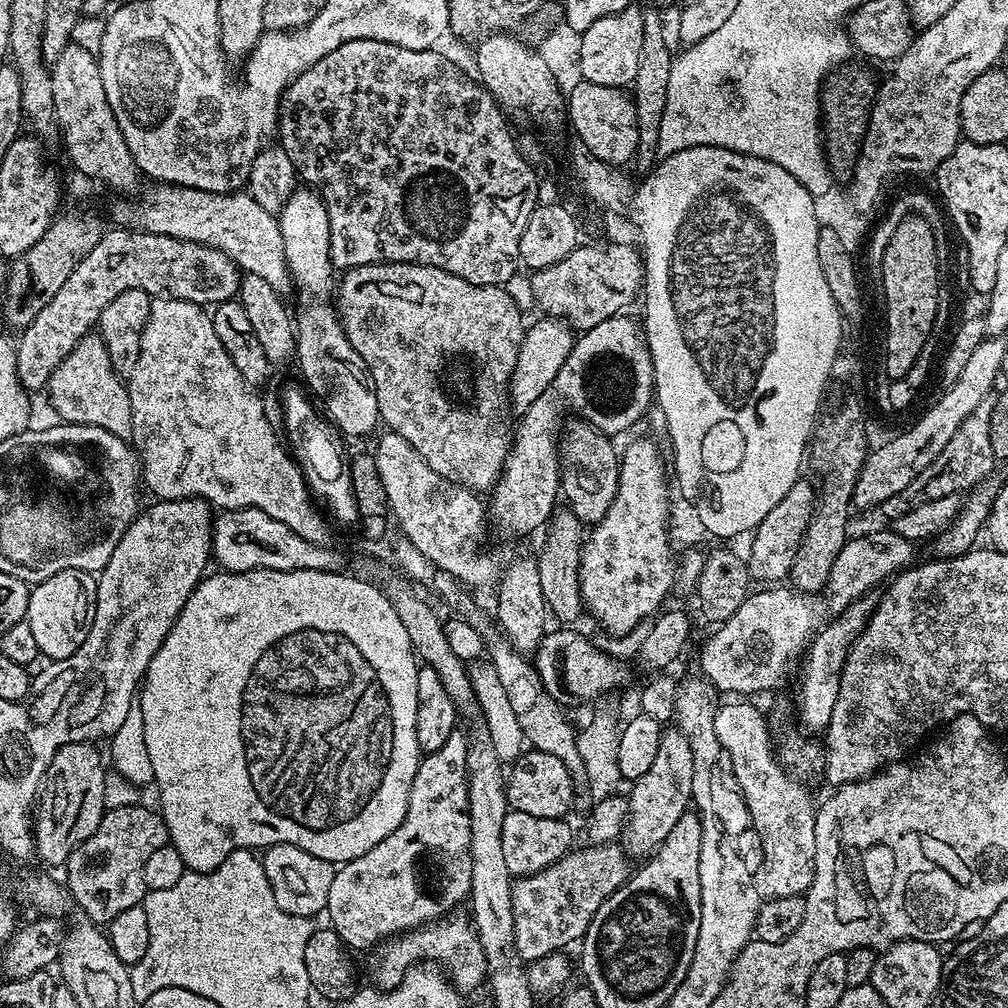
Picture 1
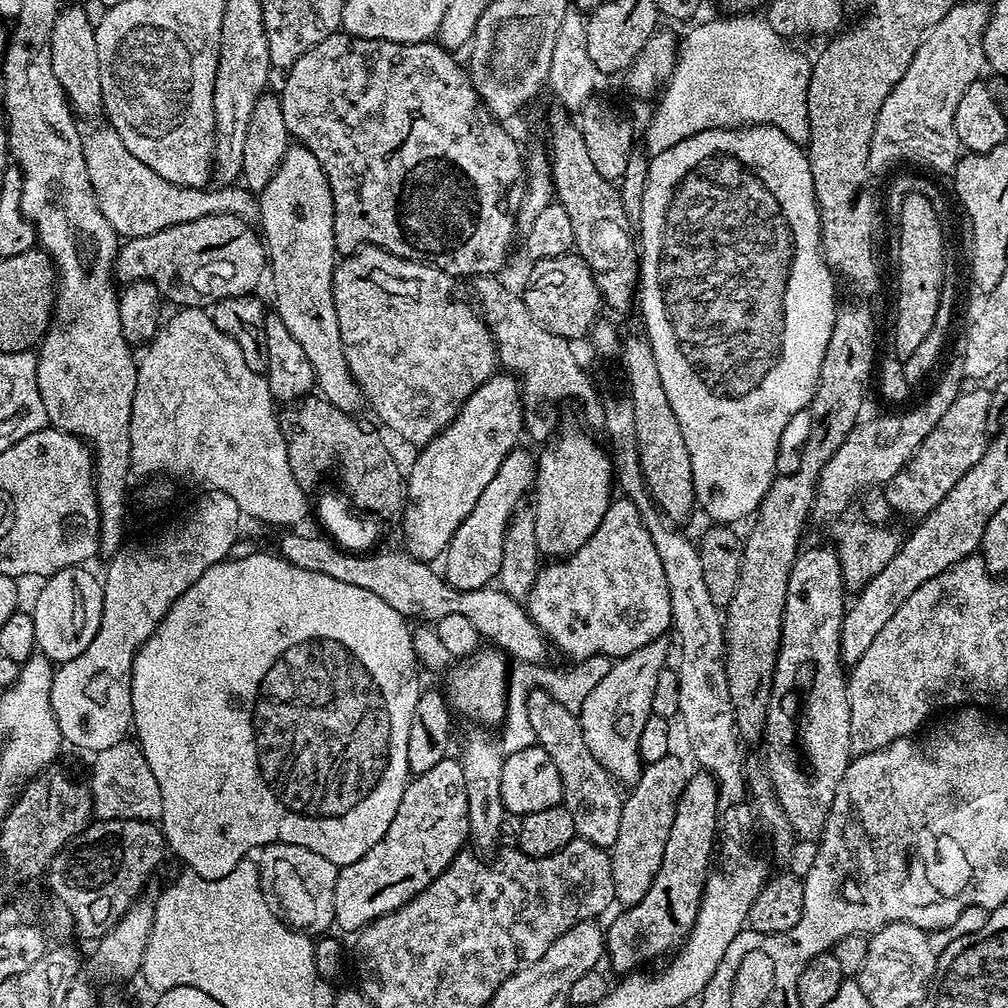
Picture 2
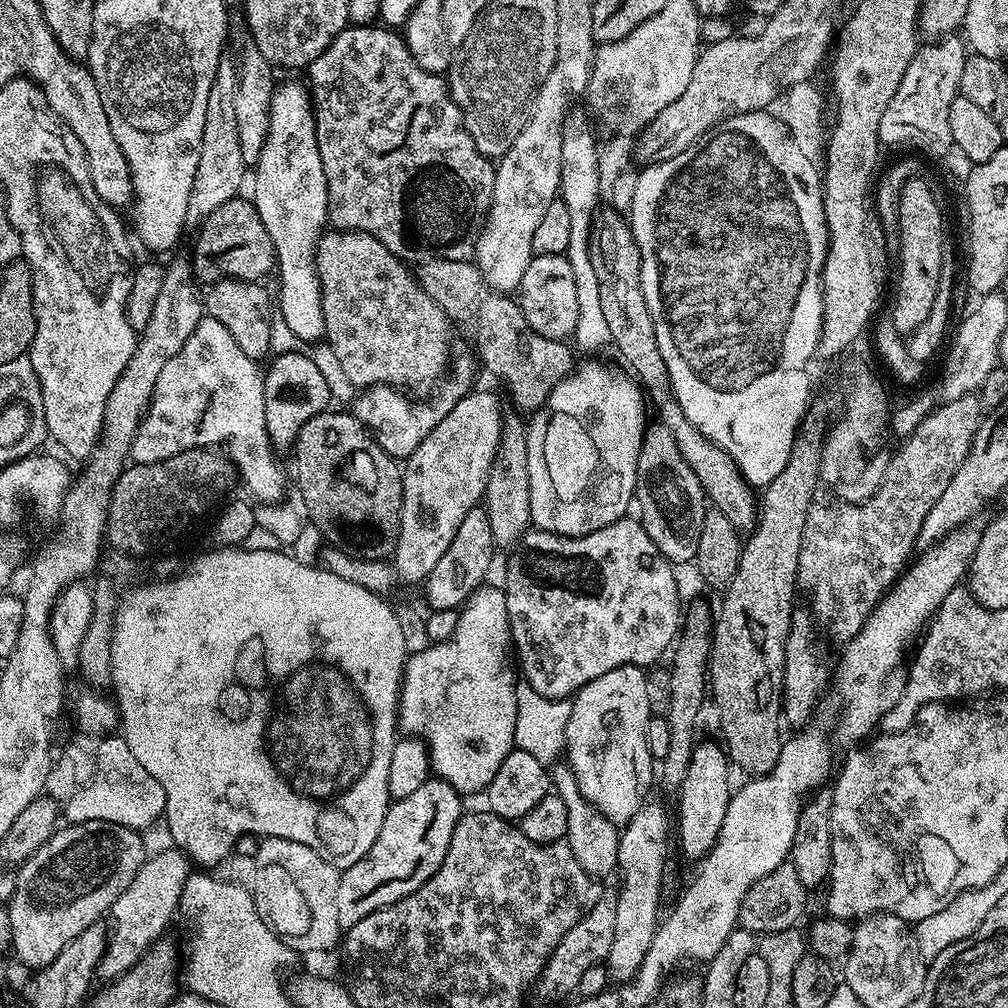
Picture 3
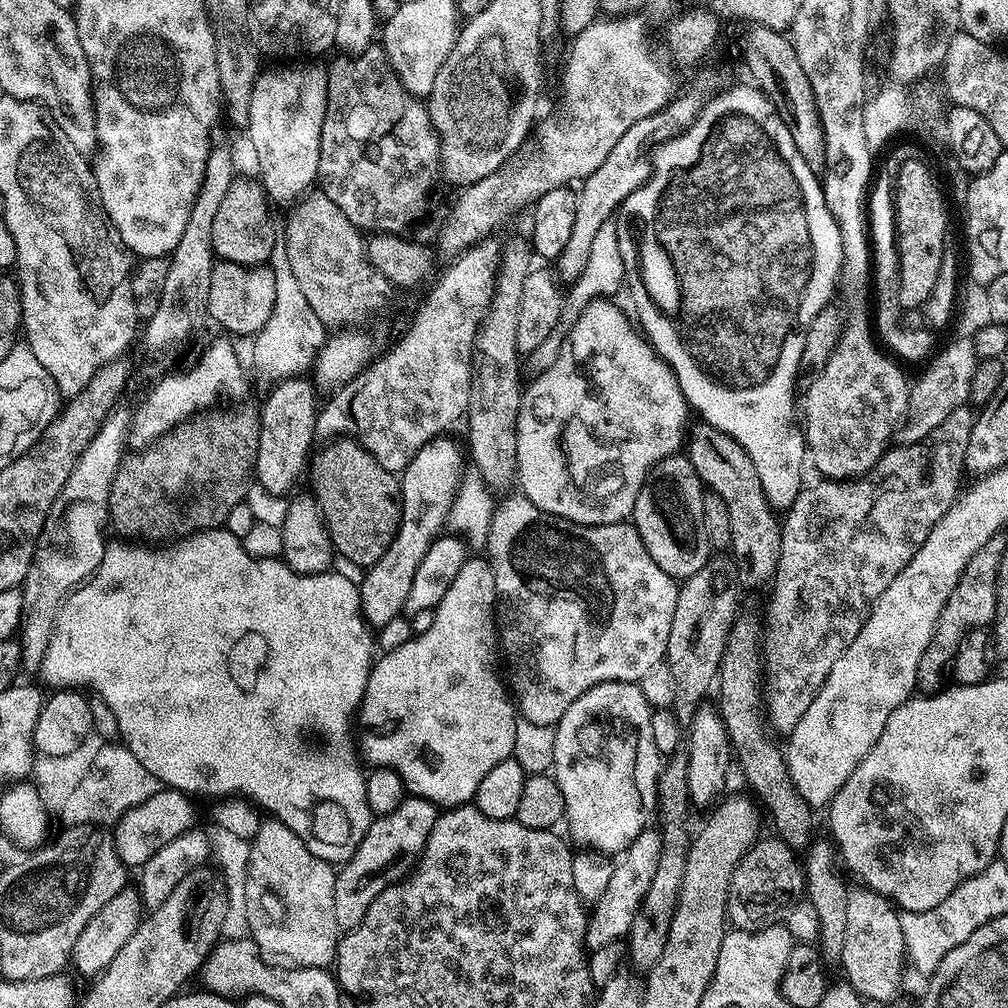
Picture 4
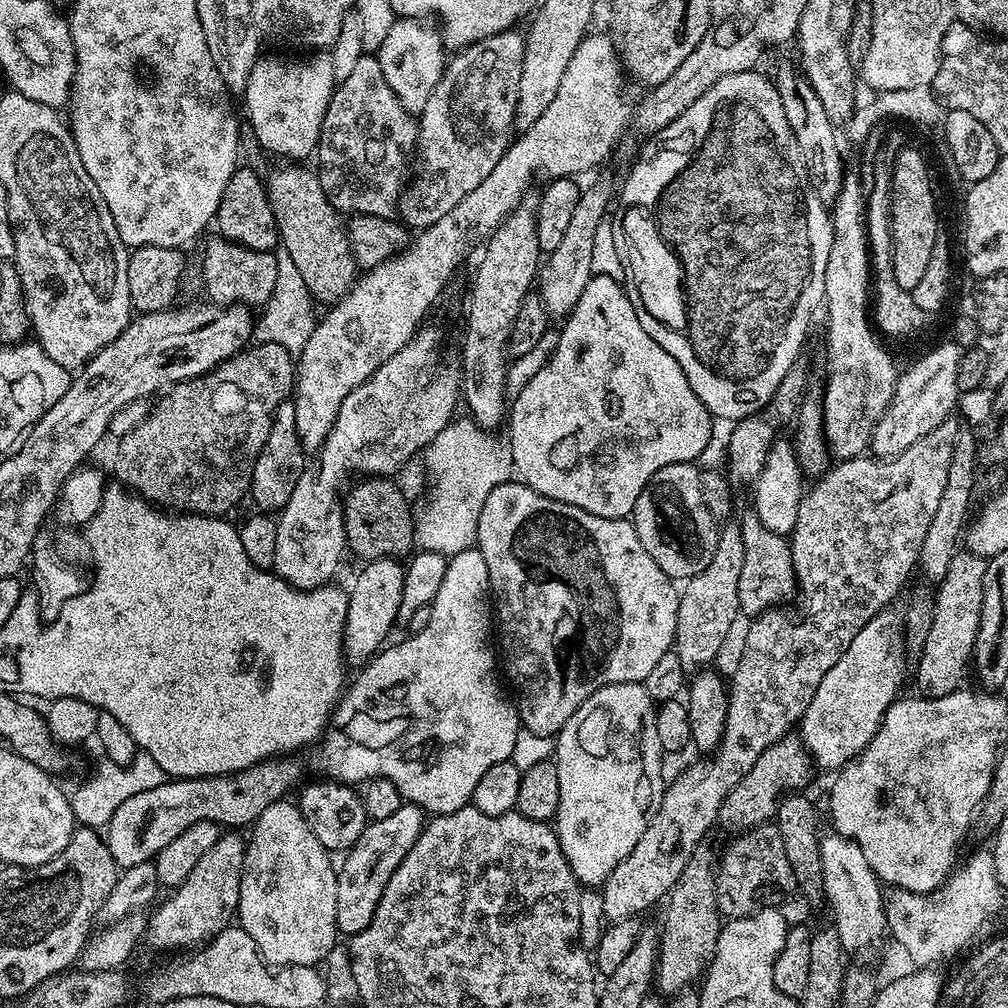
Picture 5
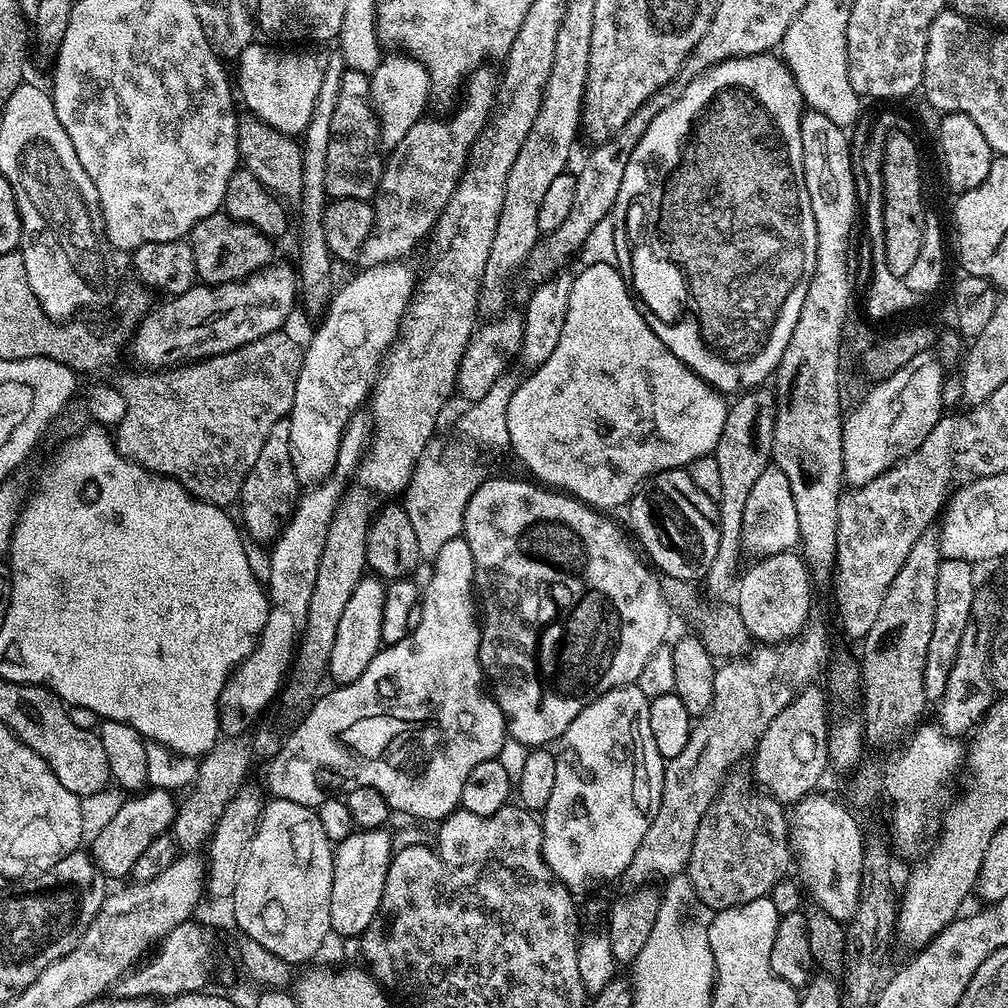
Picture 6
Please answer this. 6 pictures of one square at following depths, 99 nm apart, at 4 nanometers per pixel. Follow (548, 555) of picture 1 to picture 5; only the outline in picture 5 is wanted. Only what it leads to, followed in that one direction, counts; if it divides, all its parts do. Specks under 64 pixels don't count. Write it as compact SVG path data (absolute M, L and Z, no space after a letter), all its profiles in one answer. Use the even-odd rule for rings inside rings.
M593 274L590 282L586 282L577 305L563 321L563 324L565 323L564 329L559 329L557 346L553 350L552 356L542 366L542 370L539 370L538 374L530 379L526 388L518 394L516 399L511 401L506 428L508 424L508 432L512 435L510 445L515 475L528 487L546 498L576 506L590 514L598 514L602 518L622 520L631 517L632 507L638 502L638 494L642 494L646 482L650 482L650 478L654 474L658 474L658 470L662 470L662 466L699 461L699 456L707 450L708 443L712 440L714 417L698 398L698 394L694 394L690 382L686 382L686 374L682 374L682 366L678 366L678 362L674 362L674 358L670 354L666 354L666 350L662 350L662 346L652 337L652 333L647 327L644 329L643 322L636 317L638 308L633 297L631 295L628 297L620 289L619 282L612 276L614 275Z

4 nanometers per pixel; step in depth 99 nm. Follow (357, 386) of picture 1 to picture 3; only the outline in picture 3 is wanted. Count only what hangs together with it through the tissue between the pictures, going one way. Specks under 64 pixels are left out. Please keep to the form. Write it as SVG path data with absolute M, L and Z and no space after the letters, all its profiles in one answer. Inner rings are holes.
M303 83L300 84L283 84L277 87L276 93L272 96L270 102L270 130L268 137L262 148L262 154L258 162L254 165L256 172L256 196L254 203L258 210L258 218L262 218L262 226L266 226L266 234L270 234L270 242L276 251L275 267L280 268L280 300L278 296L278 315L285 320L286 324L294 332L300 342L314 340L320 342L325 339L324 335L324 318L322 316L322 294L320 293L320 279L316 273L316 244L320 237L326 231L328 224L328 191L326 190L326 174L322 170L322 154L318 154L318 138L316 137L316 109L313 105L309 89Z

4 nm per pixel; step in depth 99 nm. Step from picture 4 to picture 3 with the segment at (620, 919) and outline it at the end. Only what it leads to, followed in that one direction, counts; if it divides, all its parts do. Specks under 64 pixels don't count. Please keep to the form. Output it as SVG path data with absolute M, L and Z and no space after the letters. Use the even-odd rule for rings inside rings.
M601 898L588 914L580 919L578 926L566 930L562 942L558 942L556 949L549 954L544 972L534 985L534 992L544 1000L560 1000L568 995L571 997L579 989L582 974L586 974L590 966L607 961L608 951L614 942L615 917L615 899Z

